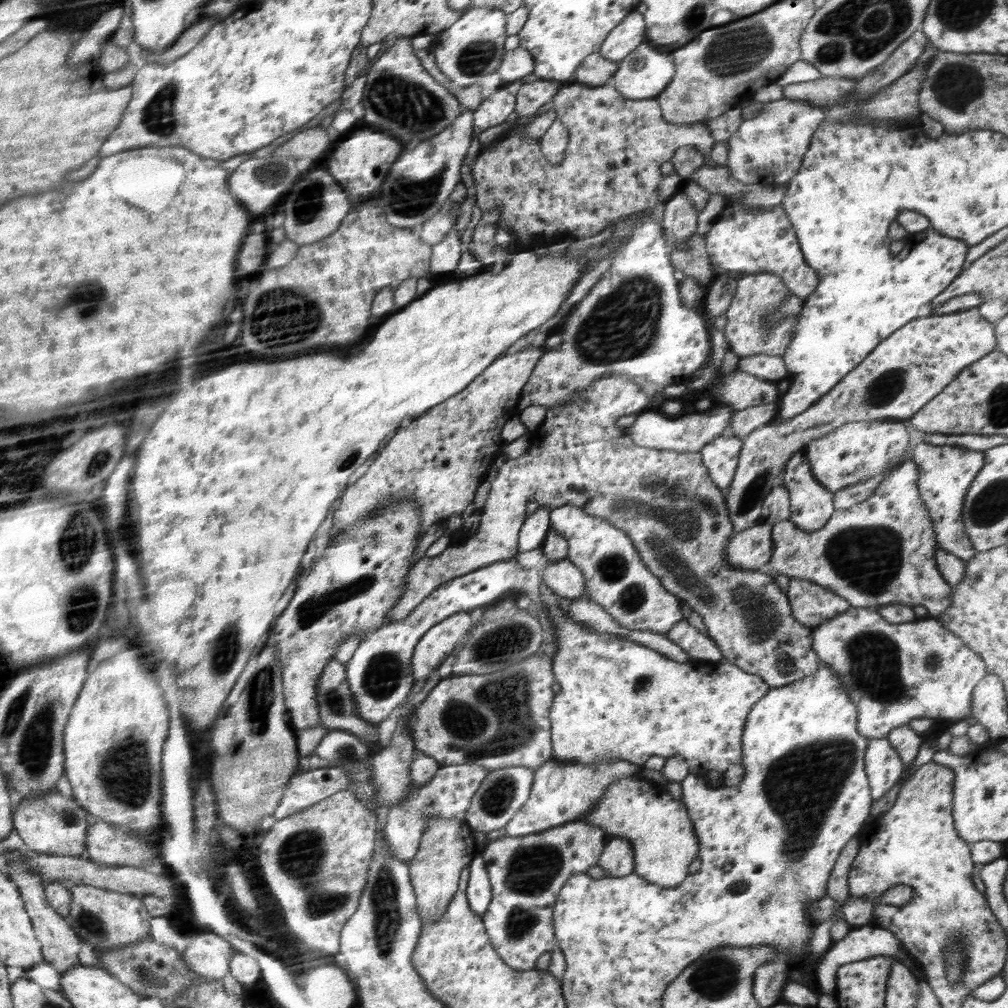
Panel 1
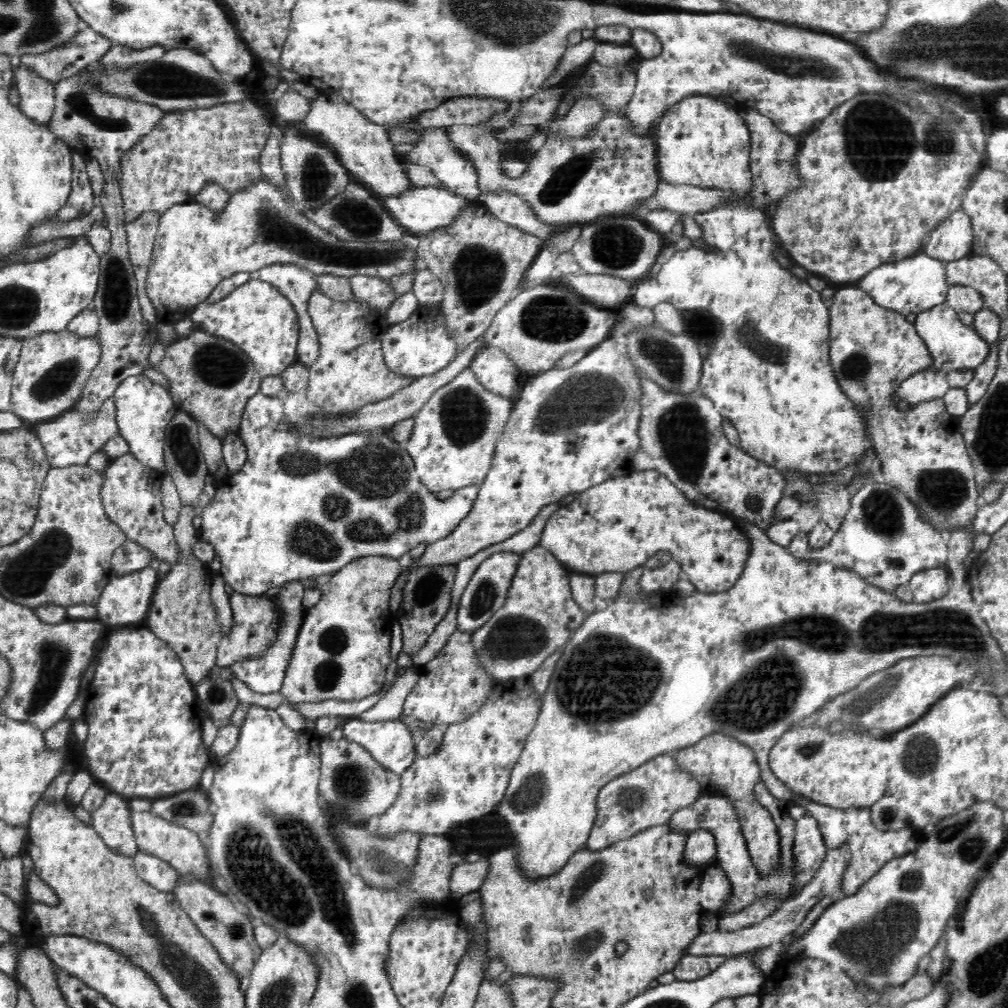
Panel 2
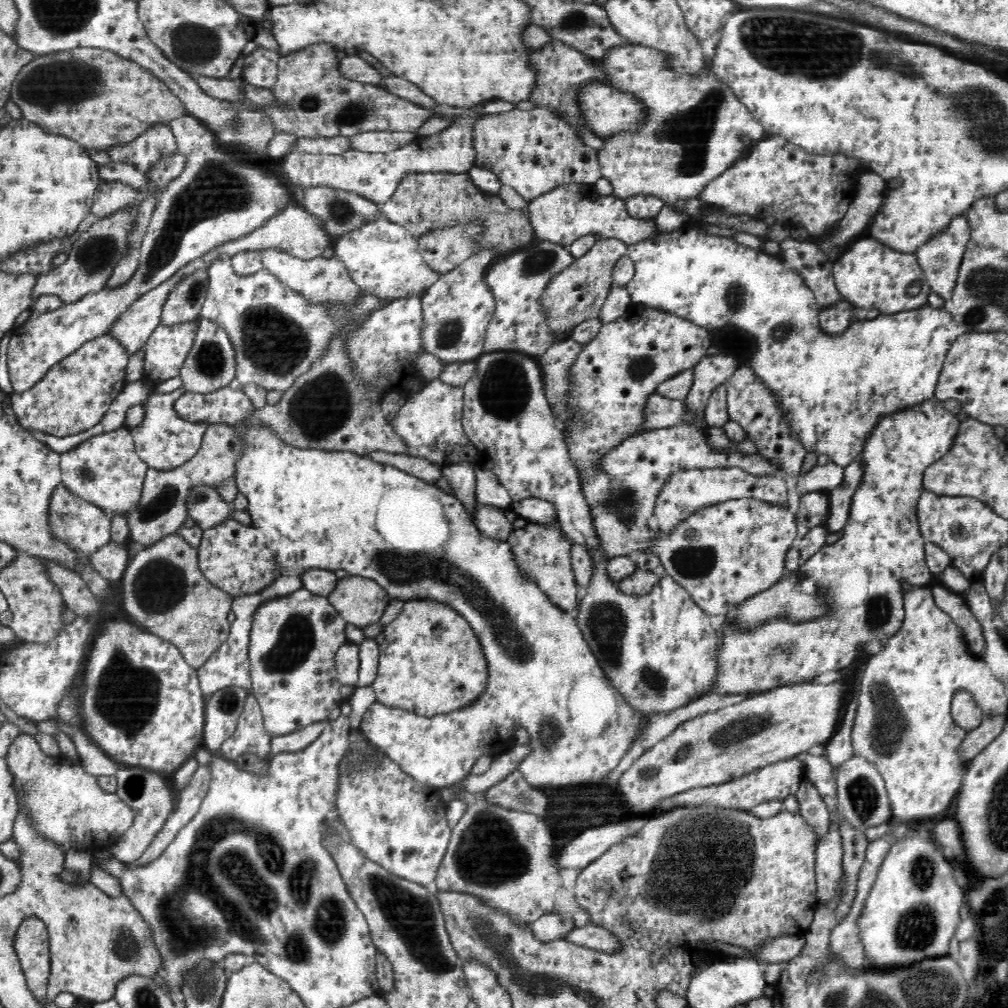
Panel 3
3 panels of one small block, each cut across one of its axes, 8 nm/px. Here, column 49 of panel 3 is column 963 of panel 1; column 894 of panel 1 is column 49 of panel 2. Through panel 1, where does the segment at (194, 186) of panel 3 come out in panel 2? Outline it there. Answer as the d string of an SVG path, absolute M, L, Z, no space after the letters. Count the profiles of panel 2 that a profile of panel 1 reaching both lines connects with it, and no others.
M75 332L40 333L23 341L11 382L11 408L22 421L34 424L53 420L71 410L82 396L86 381L98 366L102 349L98 337L80 337Z

